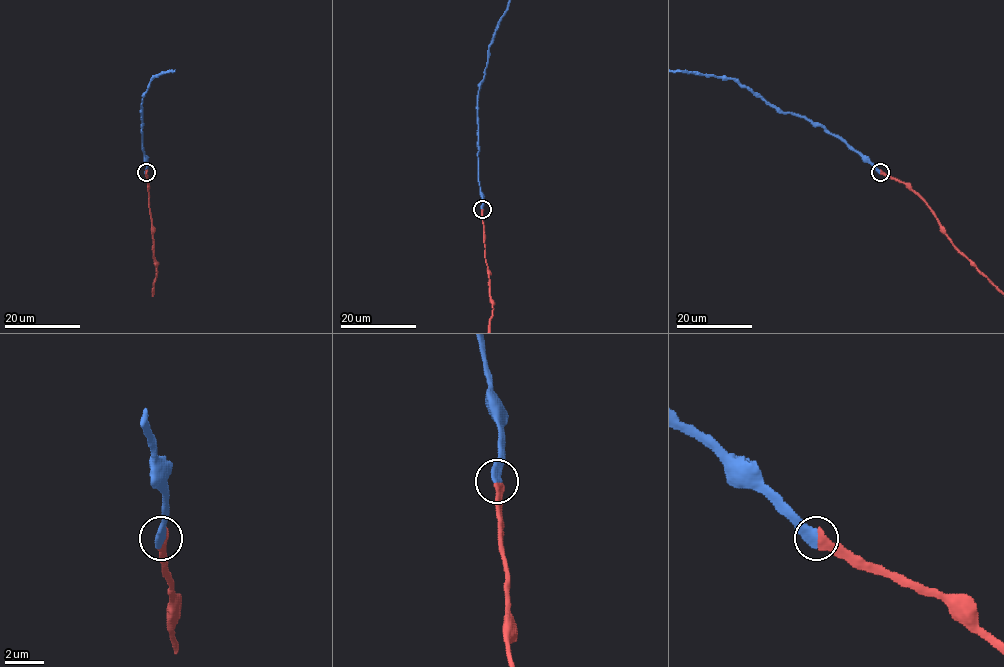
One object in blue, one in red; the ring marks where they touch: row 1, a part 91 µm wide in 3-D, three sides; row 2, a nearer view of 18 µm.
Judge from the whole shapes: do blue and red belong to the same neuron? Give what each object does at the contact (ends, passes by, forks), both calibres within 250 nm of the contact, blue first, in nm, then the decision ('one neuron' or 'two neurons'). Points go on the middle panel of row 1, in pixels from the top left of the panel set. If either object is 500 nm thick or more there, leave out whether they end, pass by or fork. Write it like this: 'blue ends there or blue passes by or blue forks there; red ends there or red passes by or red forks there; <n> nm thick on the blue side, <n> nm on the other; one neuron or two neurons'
blue ends there; red ends there; 480 nm thick on the blue side, 440 nm on the other; one neuron

